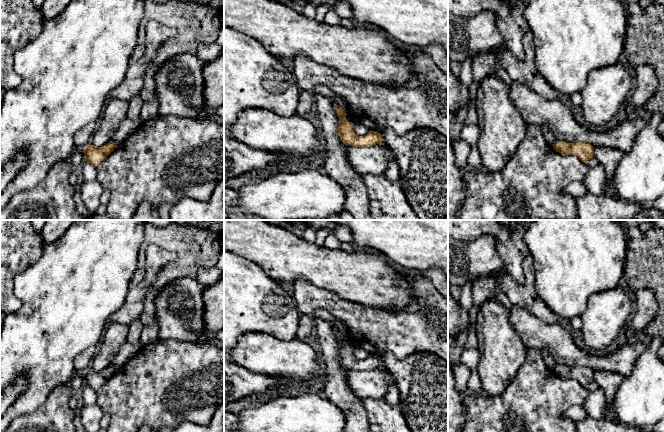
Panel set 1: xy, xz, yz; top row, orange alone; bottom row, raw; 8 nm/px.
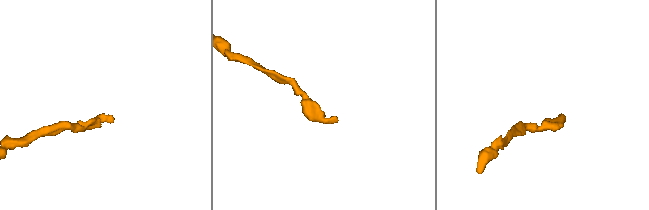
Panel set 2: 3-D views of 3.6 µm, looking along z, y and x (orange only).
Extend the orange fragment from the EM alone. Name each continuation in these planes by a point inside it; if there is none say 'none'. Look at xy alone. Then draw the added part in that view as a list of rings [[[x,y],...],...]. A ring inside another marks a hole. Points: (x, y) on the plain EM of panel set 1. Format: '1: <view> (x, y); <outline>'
none

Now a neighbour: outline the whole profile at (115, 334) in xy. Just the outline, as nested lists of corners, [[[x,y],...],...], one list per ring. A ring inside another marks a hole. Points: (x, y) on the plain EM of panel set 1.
[[[111,323],[105,328],[101,341],[98,344],[97,354],[91,362],[90,368],[100,372],[112,365],[112,361],[120,347],[127,343],[128,325]]]

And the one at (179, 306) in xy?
[[[179,278],[167,284],[157,295],[155,317],[159,325],[159,340],[174,339],[188,343],[205,342],[203,320],[205,304],[202,295],[206,287],[196,279]]]

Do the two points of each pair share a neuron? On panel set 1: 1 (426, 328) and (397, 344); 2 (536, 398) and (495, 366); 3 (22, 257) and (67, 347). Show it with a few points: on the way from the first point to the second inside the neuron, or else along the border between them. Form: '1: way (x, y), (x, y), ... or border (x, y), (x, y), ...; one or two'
1: way (419, 328), (411, 330), (404, 337); one
2: border (525, 359), (515, 377), (496, 396); two
3: border (42, 249), (42, 255), (14, 277), (13, 286); two

